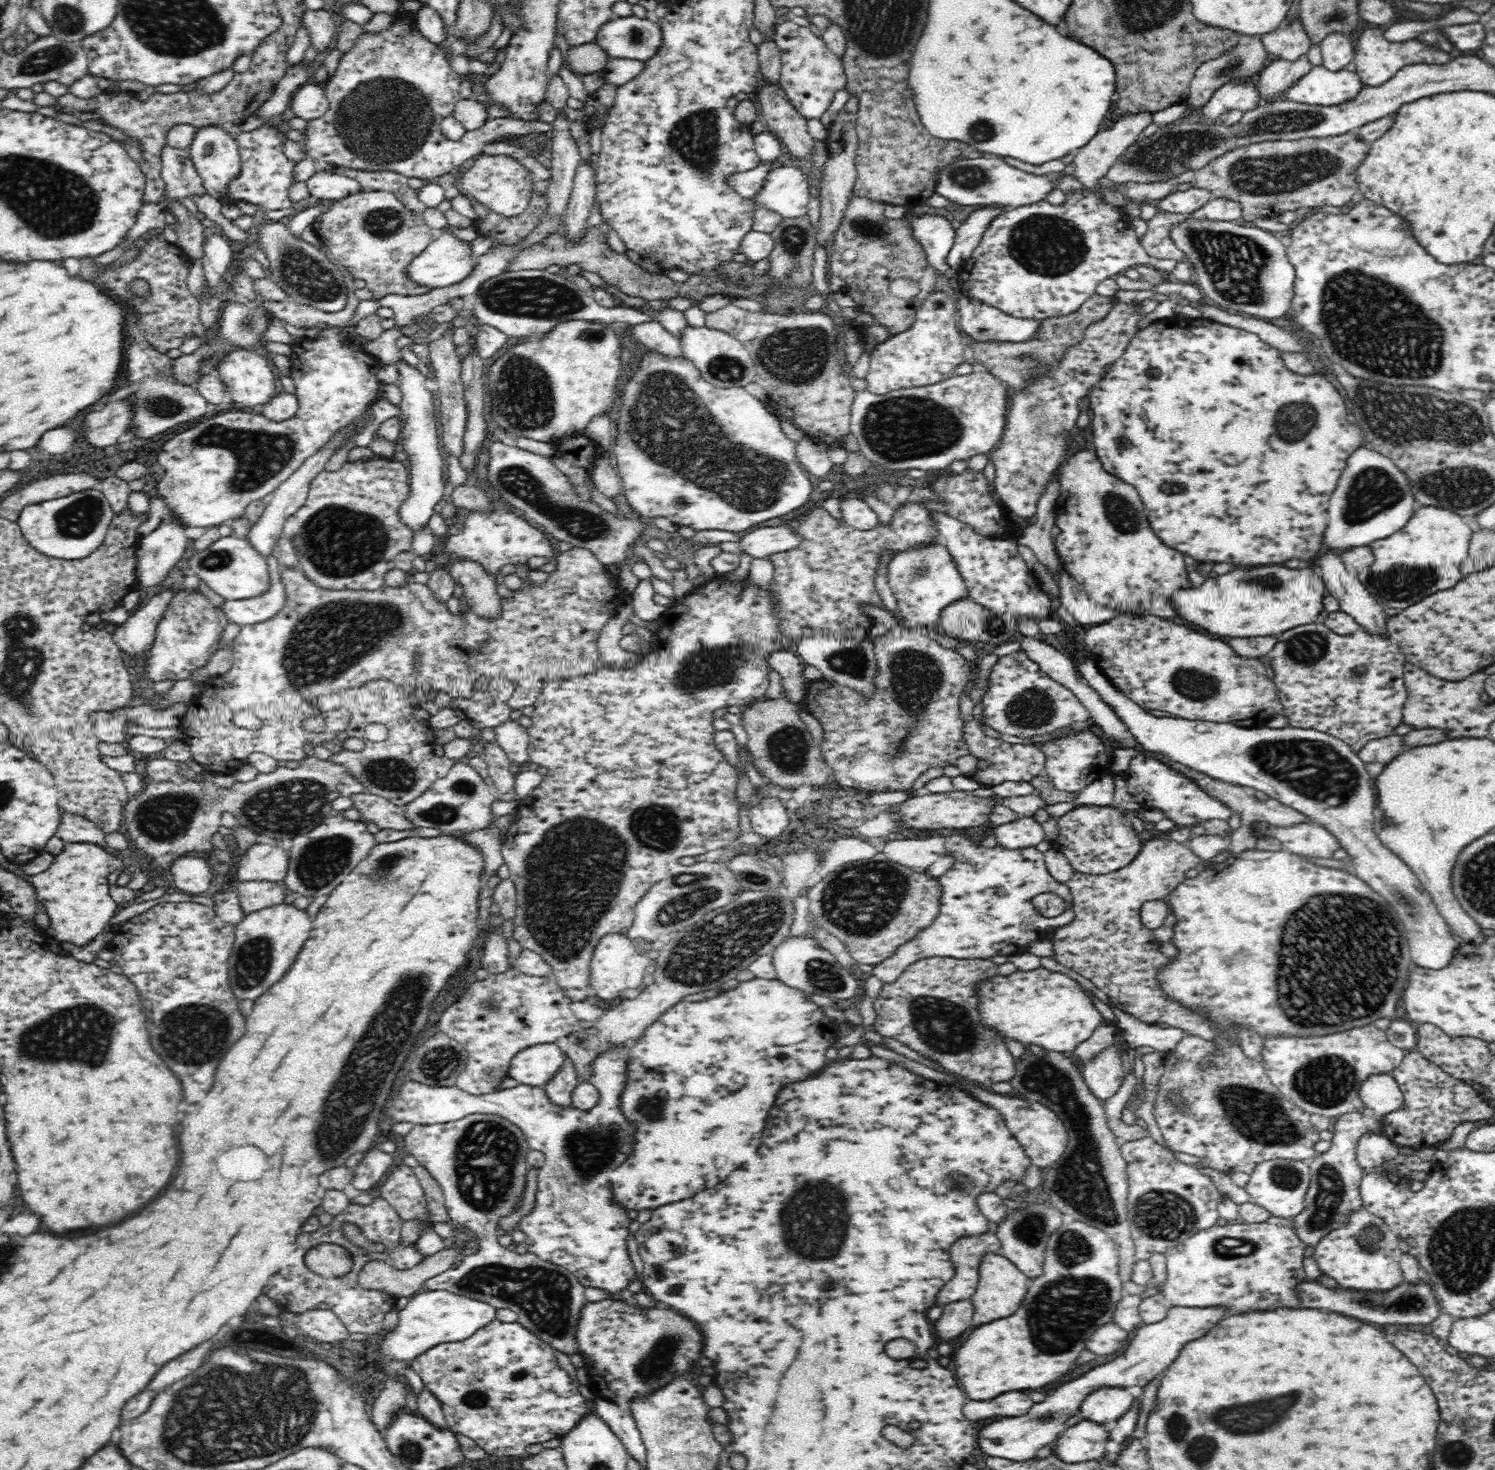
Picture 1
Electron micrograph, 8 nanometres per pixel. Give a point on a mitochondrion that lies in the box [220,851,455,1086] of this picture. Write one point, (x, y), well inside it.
(253, 962)

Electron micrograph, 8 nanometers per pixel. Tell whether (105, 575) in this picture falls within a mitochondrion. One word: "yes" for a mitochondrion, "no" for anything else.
no

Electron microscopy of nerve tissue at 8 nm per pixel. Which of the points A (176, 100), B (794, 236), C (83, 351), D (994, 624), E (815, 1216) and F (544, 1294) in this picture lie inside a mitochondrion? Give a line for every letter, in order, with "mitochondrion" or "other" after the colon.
A: other
B: mitochondrion
C: other
D: mitochondrion
E: mitochondrion
F: mitochondrion

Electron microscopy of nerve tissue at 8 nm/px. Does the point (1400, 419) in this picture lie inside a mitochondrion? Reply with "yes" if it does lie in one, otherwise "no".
yes

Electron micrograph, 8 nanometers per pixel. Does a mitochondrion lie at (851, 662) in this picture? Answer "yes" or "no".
yes

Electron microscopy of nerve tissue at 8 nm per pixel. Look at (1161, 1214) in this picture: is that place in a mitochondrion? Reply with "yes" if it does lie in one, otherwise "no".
yes

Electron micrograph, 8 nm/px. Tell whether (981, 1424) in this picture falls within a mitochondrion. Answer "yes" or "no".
no

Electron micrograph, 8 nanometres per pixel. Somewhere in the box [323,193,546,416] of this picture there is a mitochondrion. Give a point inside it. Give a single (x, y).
(382, 221)

